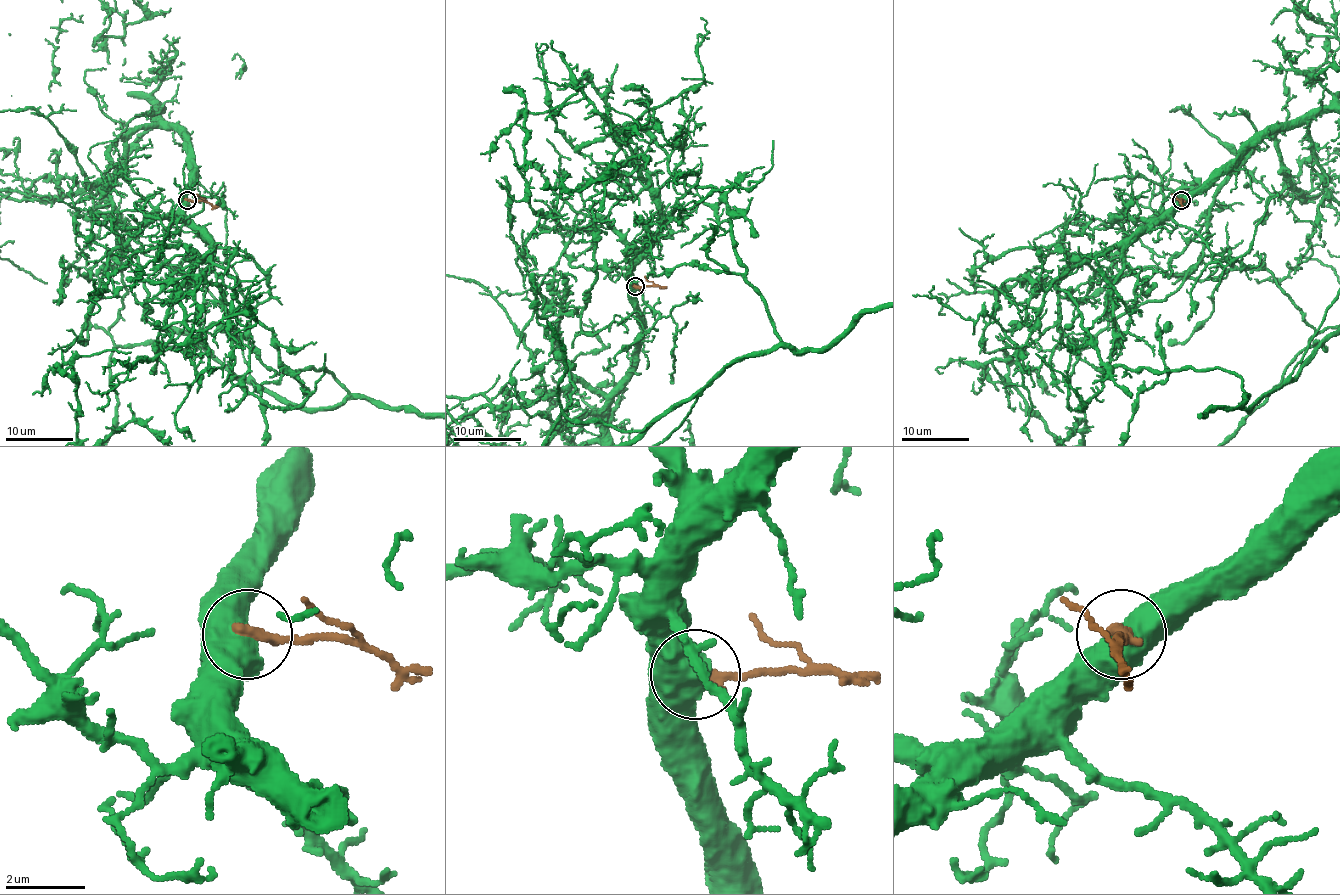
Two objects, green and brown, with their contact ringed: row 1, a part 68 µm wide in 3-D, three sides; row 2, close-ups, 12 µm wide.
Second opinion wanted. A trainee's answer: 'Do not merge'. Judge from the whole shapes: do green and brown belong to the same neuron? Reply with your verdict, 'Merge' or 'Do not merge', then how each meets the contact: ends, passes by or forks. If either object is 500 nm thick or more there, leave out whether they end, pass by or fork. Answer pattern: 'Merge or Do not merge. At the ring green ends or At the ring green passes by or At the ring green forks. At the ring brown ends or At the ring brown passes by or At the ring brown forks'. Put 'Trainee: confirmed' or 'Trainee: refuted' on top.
Trainee: confirmed
Do not merge

